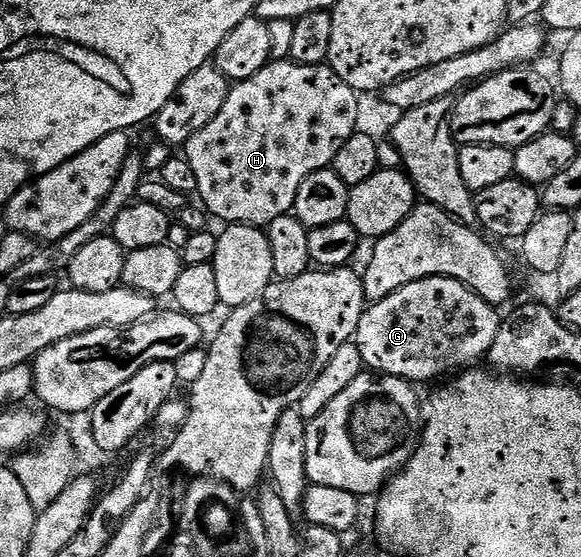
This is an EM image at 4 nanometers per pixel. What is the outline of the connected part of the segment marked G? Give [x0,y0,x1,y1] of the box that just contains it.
[353,277,500,383]

